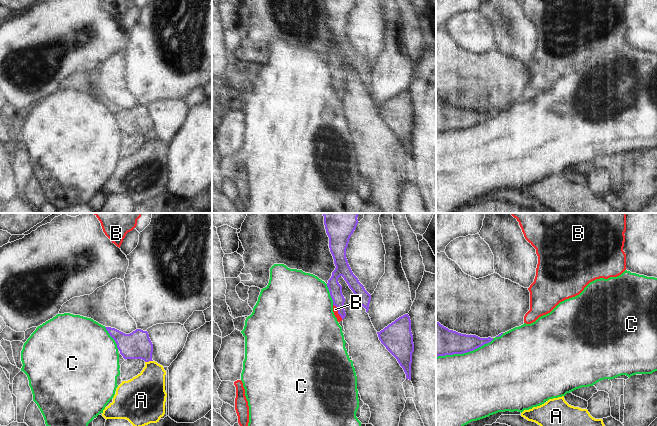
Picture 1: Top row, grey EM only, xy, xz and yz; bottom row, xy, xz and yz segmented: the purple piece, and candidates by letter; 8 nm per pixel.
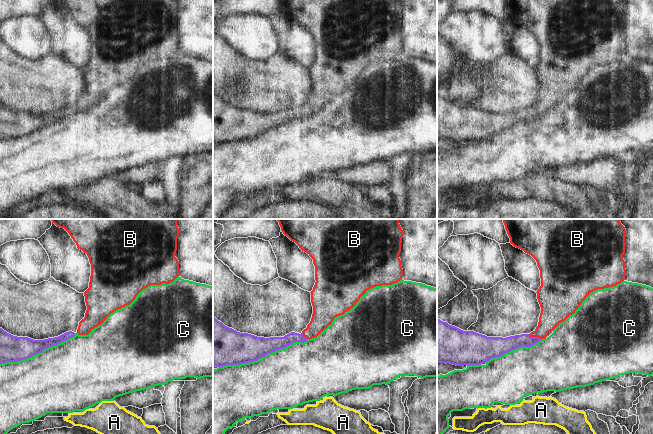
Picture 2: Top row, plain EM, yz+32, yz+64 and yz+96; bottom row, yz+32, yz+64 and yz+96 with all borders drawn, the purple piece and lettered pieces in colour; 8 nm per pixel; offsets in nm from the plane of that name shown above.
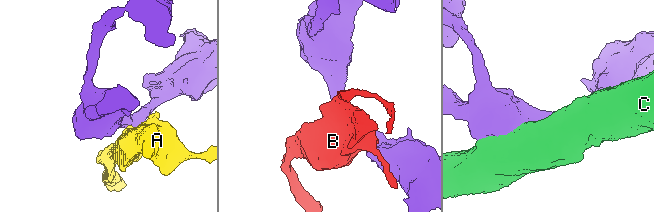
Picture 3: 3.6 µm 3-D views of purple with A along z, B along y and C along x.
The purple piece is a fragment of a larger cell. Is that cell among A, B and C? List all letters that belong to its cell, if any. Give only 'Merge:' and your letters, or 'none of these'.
Merge: B

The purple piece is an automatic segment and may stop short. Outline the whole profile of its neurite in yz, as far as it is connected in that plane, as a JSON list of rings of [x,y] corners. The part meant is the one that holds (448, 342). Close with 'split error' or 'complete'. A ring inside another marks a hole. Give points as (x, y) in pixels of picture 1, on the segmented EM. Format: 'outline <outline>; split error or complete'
outline [[[436,321],[436,357],[467,353],[492,340],[491,337],[480,338],[449,330]]]; complete

